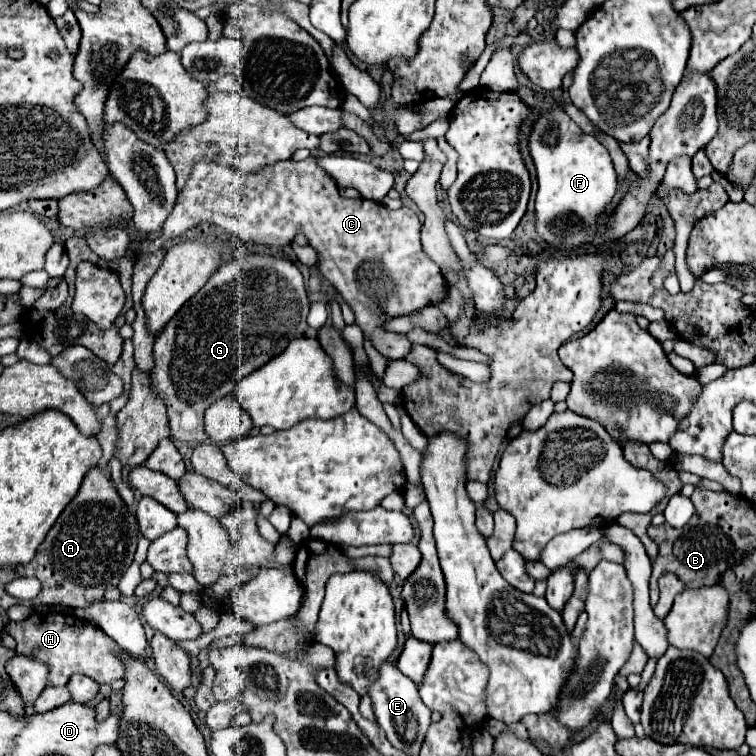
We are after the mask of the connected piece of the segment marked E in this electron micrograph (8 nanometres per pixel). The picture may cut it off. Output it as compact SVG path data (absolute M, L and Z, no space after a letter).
M385 662L381 666L379 680L369 690L369 696L373 700L375 718L377 718L379 726L385 730L389 742L405 754L419 754L421 742L431 724L431 710L427 710L427 706L419 698L415 682L411 678L407 678L405 674L401 674L401 670L397 666Z

